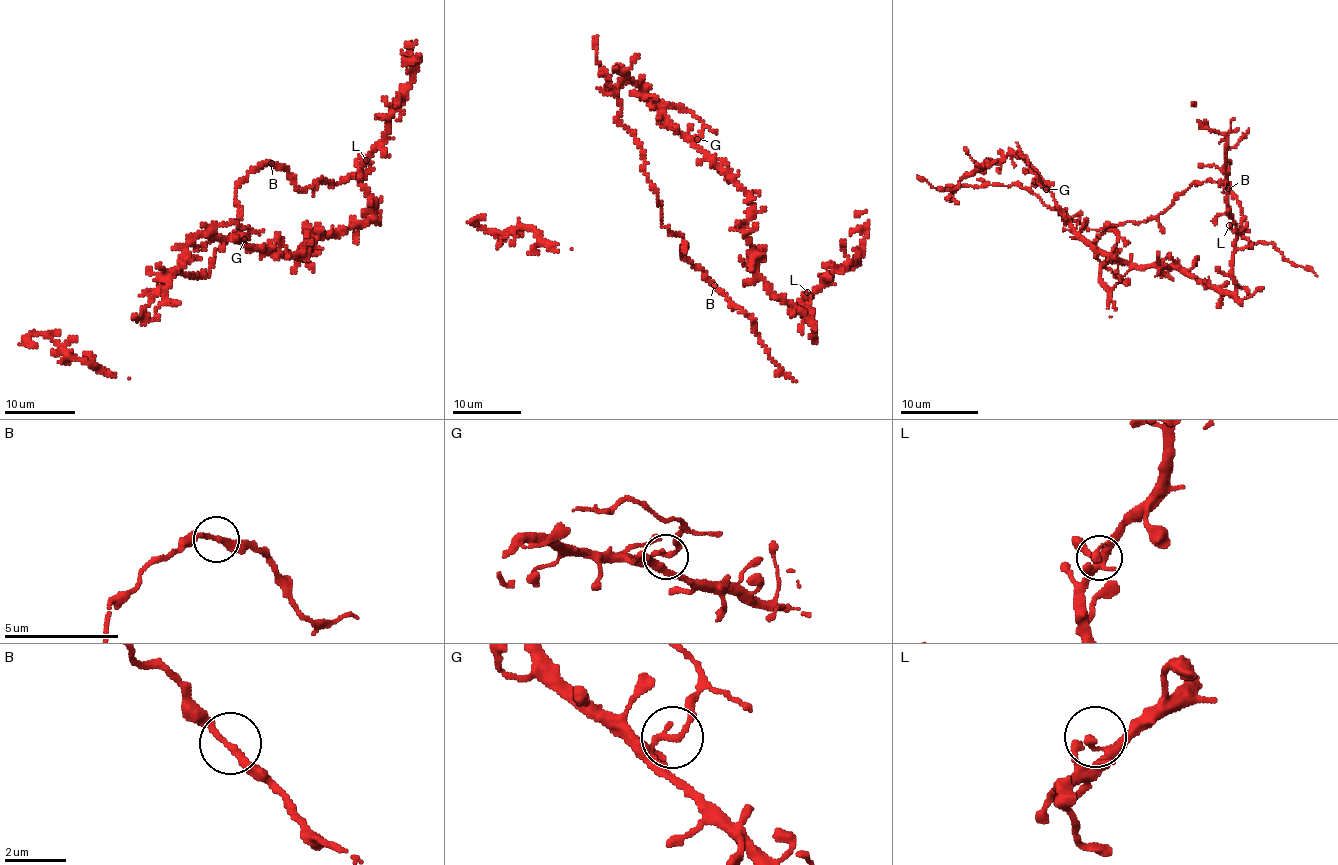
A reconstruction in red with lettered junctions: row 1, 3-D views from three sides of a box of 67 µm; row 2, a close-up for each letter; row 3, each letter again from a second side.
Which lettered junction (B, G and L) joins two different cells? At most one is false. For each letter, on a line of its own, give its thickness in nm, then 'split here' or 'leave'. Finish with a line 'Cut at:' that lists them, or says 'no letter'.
B: 240 nm | leave
G: 190 nm | split here
L: 200 nm | leave
Cut at: G

